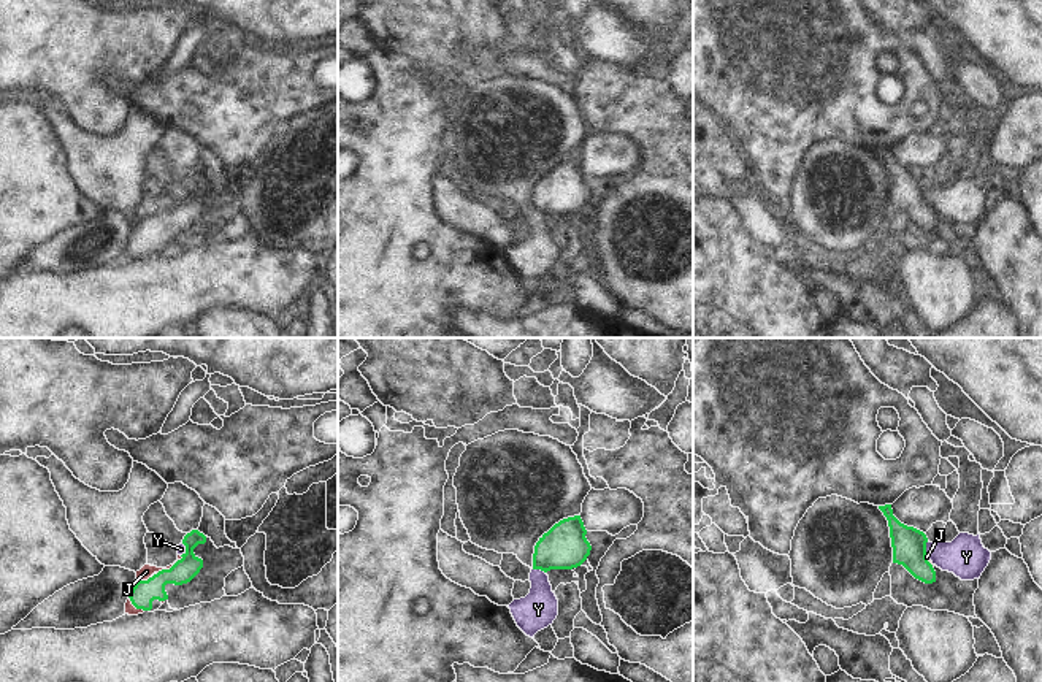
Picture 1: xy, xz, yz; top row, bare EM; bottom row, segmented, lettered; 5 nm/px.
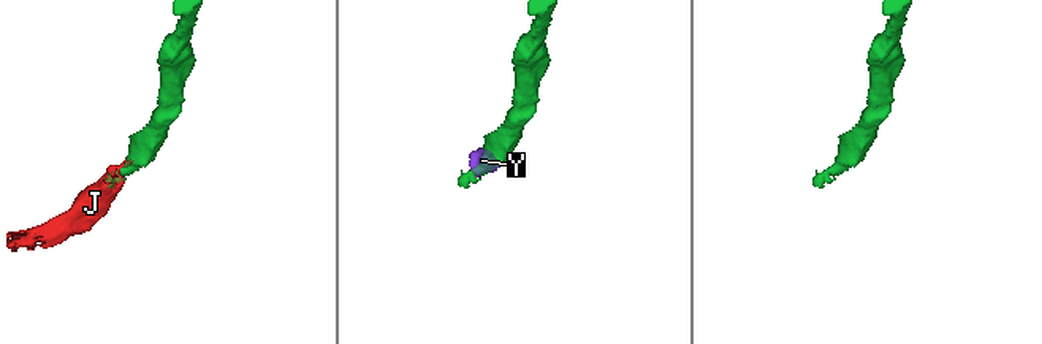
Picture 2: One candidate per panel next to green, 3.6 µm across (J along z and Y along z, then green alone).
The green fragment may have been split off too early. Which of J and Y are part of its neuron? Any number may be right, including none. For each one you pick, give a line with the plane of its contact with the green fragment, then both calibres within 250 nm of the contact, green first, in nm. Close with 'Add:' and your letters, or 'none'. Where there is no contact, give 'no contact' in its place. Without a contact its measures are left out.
J: contact in xy; calibres 120 and 70 nm
Add: J

